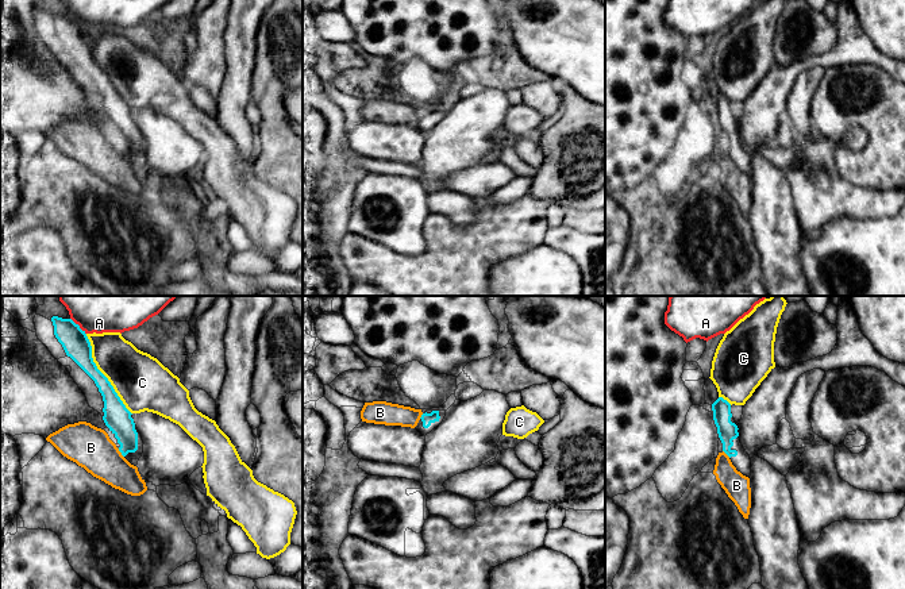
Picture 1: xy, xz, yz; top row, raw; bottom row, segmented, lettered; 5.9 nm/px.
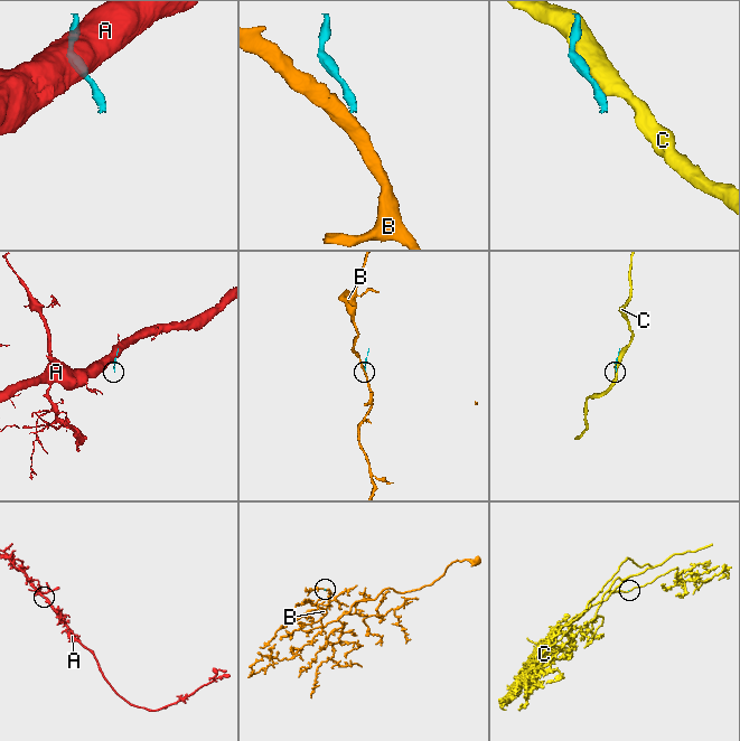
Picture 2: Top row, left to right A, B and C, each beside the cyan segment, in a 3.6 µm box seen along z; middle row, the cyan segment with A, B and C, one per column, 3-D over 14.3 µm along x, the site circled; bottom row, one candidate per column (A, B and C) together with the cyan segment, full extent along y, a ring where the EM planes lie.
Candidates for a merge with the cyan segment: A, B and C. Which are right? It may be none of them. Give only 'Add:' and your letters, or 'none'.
Add: none

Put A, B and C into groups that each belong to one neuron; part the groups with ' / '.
A / B / C

